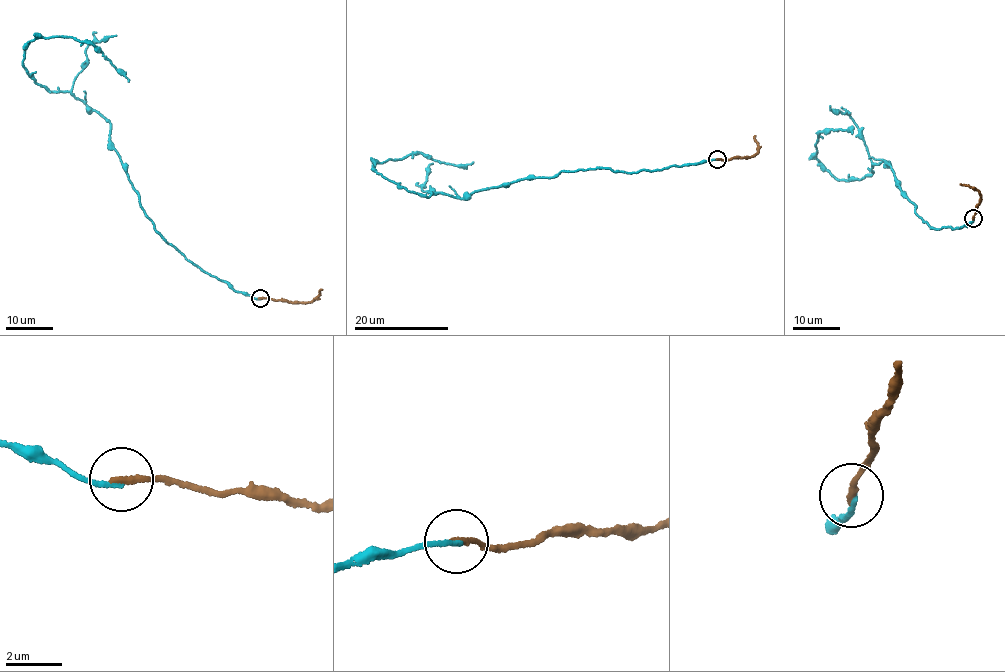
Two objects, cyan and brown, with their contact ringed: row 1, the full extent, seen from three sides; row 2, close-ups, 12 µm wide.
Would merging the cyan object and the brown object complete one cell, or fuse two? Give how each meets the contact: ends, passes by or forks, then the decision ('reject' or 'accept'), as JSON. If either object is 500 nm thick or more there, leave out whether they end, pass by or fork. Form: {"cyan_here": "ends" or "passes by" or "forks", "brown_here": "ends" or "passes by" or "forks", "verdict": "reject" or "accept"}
{"cyan_here": "ends", "brown_here": "ends", "verdict": "reject"}

